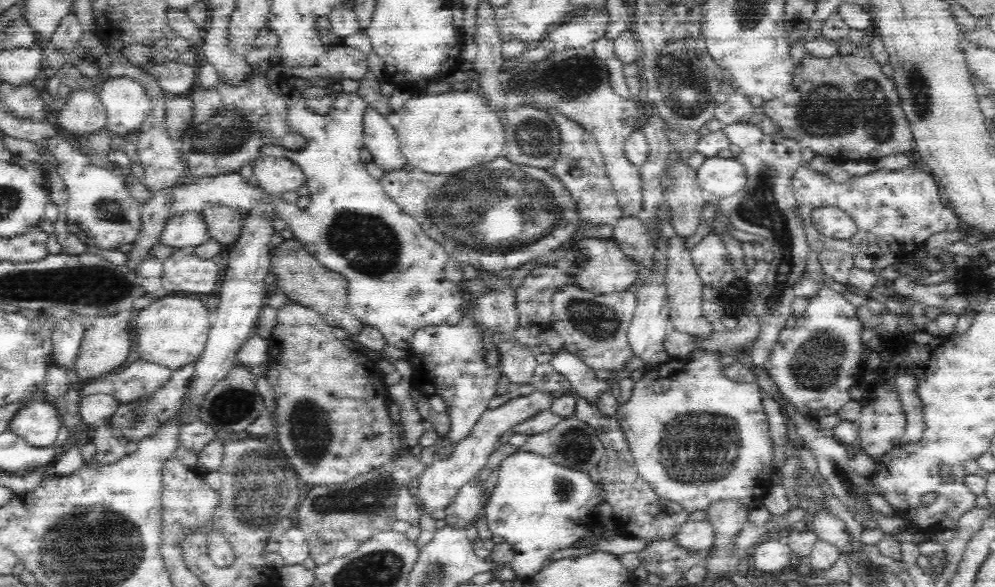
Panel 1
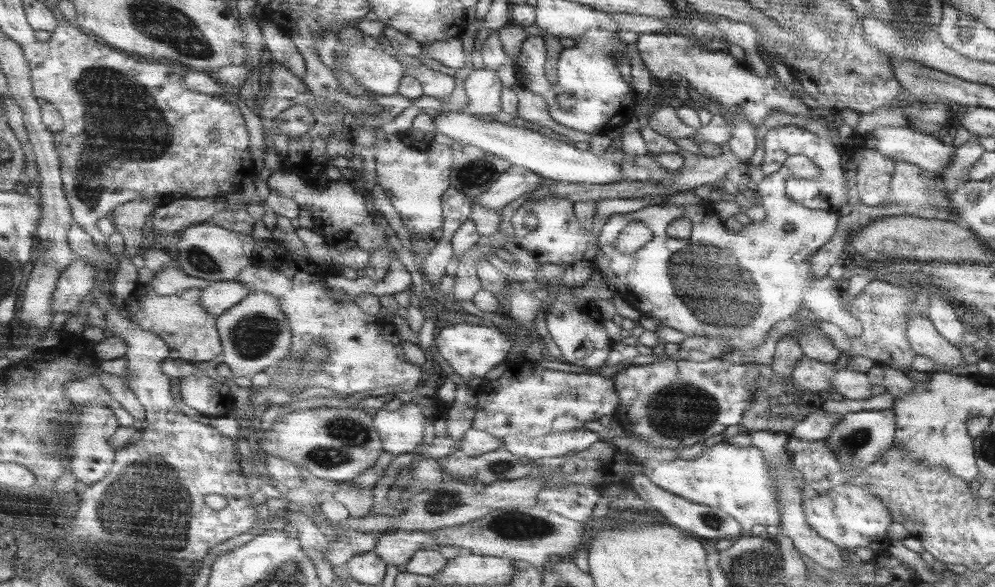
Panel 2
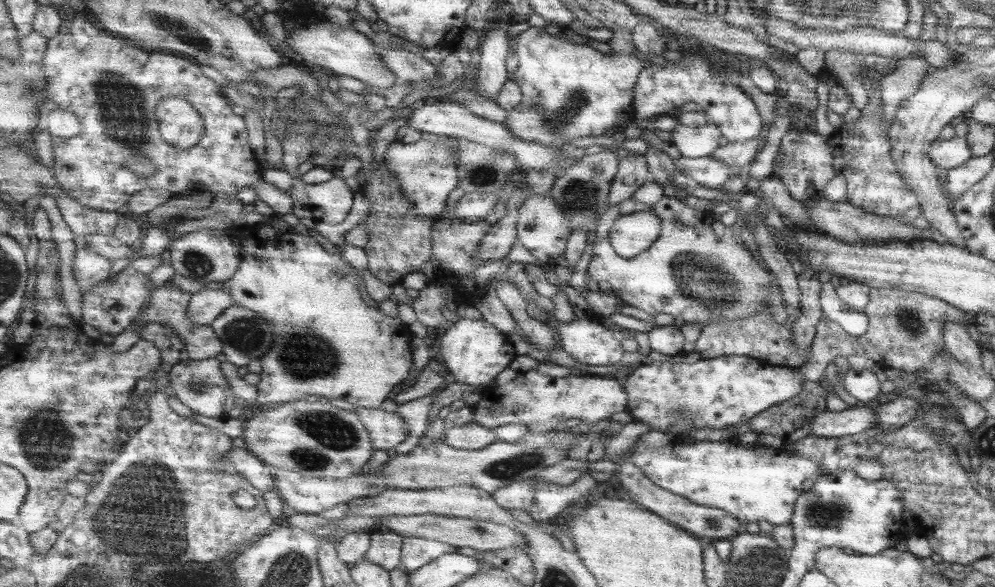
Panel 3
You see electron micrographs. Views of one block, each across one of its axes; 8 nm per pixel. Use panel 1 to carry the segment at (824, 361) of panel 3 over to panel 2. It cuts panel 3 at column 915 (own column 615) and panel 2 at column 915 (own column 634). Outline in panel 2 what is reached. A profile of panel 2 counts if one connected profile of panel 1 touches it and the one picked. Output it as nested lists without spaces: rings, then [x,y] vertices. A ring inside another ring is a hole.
[[[875,278],[871,280],[851,302],[841,300],[841,306],[845,312],[849,312],[857,322],[861,324],[861,334],[857,338],[847,338],[837,326],[819,322],[821,334],[841,352],[849,356],[865,356],[881,366],[897,366],[897,368],[909,368],[913,360],[911,346],[907,342],[907,320],[911,314],[927,314],[927,298],[923,290],[903,290],[901,284],[895,284],[891,280]]]

